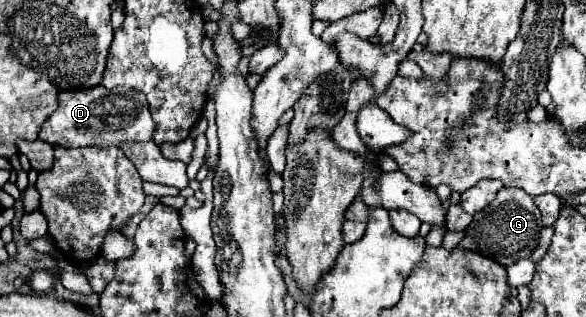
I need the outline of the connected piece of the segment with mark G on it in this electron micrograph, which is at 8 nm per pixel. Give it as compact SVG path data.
M503 188L487 208L473 216L473 222L467 226L459 246L493 258L503 266L511 266L513 262L529 258L533 254L533 250L539 246L541 228L543 228L541 212L535 206L533 196L519 188Z

